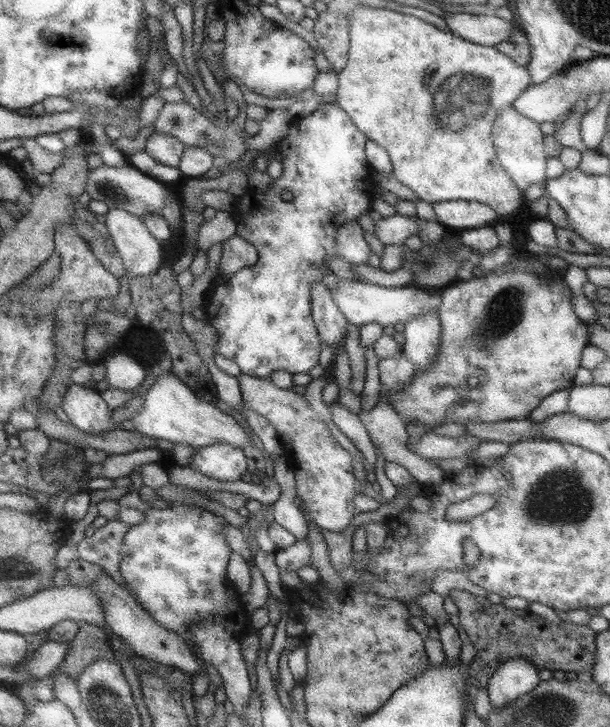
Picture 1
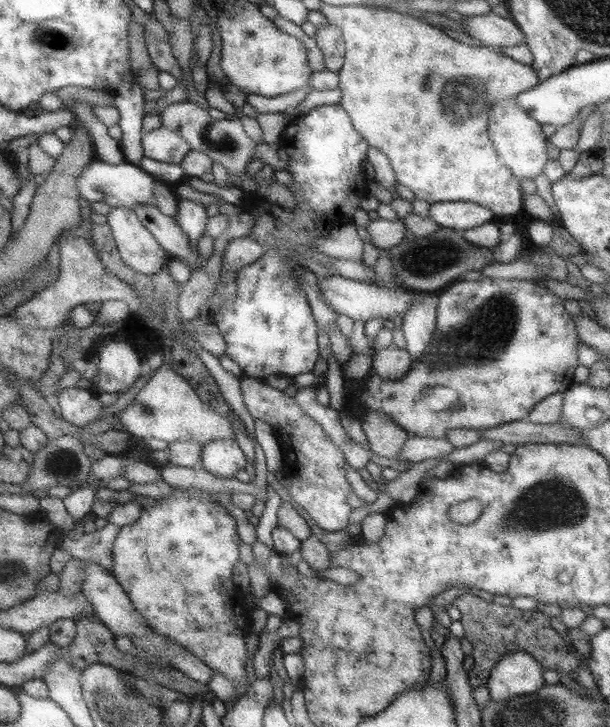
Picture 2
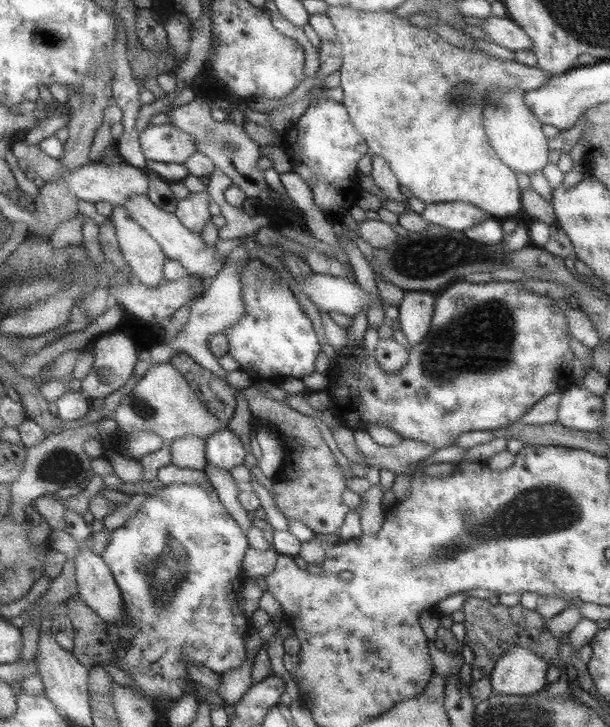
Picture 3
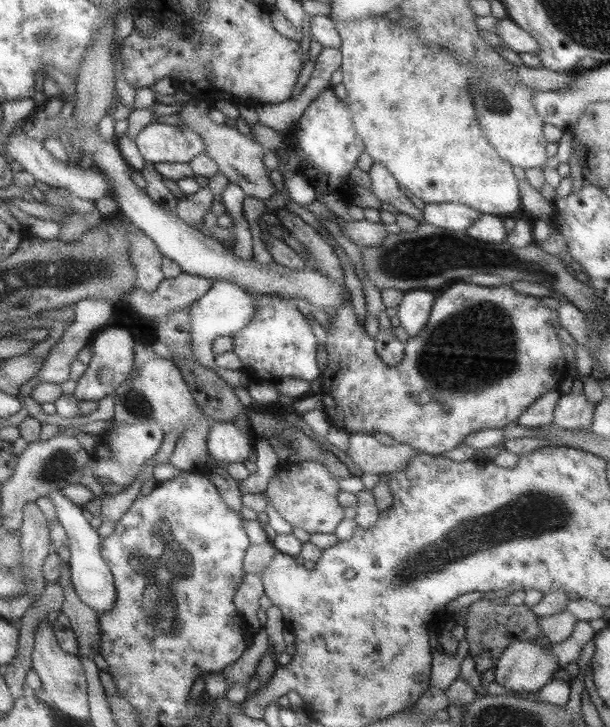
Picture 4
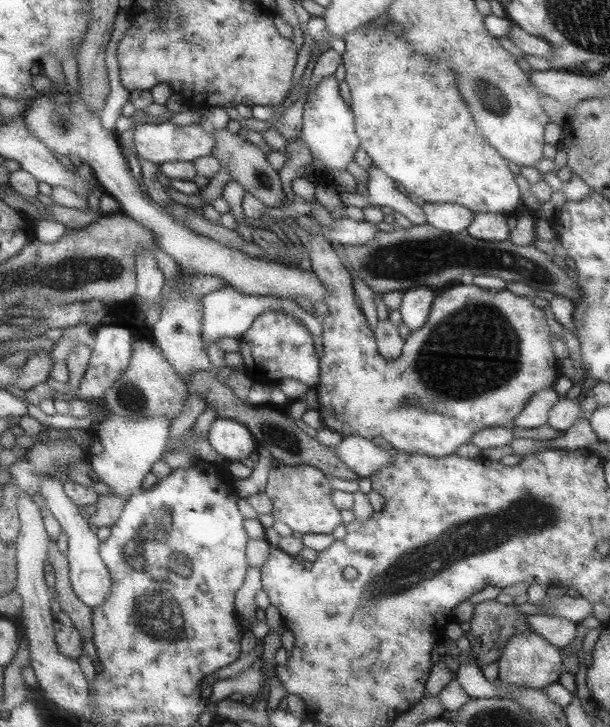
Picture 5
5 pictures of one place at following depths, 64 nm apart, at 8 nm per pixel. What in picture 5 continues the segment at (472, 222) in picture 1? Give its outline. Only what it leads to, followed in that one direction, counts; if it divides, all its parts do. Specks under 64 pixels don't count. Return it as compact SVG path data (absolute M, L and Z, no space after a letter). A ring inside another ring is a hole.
M426 203L422 207L427 223L447 233L466 233L475 212L466 206L451 203Z

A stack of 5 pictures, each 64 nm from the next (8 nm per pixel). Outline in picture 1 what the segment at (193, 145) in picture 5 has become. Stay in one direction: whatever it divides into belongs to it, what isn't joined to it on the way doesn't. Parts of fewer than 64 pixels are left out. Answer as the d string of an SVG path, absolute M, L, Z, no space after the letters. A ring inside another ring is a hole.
M152 133L146 142L144 152L156 162L173 168L179 168L186 146L172 134Z

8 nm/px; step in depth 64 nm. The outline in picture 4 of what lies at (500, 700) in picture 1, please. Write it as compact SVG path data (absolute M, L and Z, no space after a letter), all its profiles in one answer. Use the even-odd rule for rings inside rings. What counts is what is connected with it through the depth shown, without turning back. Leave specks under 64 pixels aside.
M520 640L506 647L495 668L495 683L508 690L513 690L517 695L532 695L534 691L544 688L548 682L554 680L555 673L562 669L558 665L558 659L552 655L551 648Z

